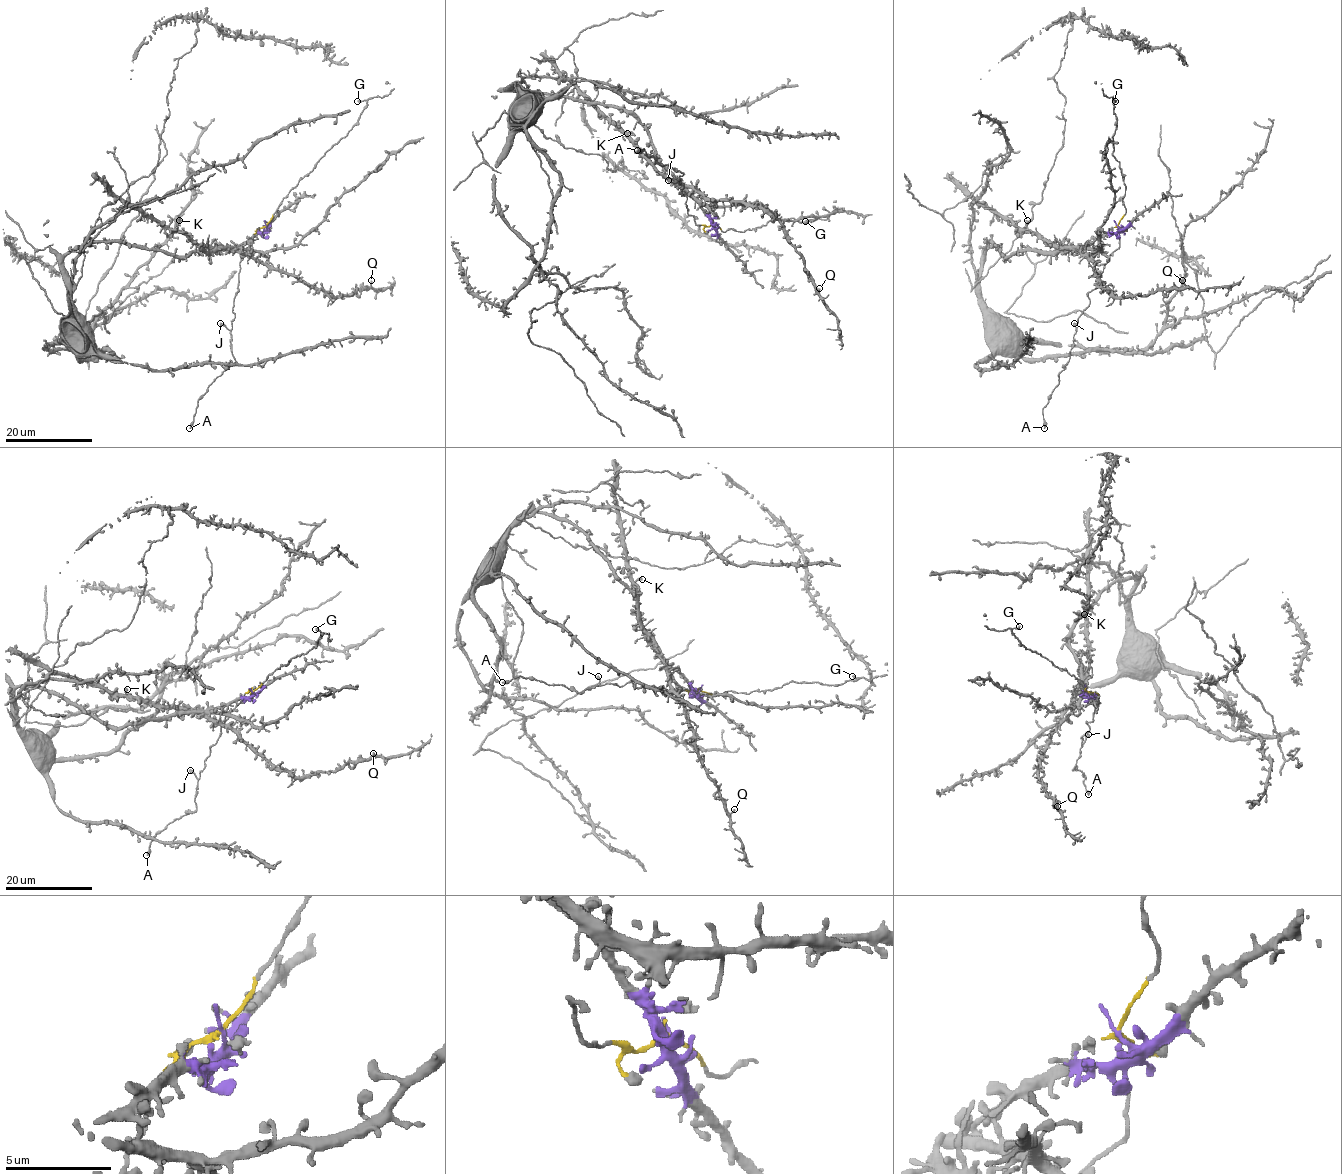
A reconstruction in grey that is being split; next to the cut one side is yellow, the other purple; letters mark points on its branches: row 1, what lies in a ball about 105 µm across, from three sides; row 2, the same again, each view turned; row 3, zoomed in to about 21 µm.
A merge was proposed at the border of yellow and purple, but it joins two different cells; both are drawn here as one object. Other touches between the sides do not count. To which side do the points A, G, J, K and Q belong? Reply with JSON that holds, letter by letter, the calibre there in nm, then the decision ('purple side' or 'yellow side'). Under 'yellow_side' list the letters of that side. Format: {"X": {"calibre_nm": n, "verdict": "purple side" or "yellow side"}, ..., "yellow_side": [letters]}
{"A": {"calibre_nm": 320, "verdict": "yellow side"}, "G": {"calibre_nm": 280, "verdict": "yellow side"}, "J": {"calibre_nm": 420, "verdict": "yellow side"}, "K": {"calibre_nm": 360, "verdict": "purple side"}, "Q": {"calibre_nm": 260, "verdict": "purple side"}, "yellow_side": ["A", "G", "J"]}

